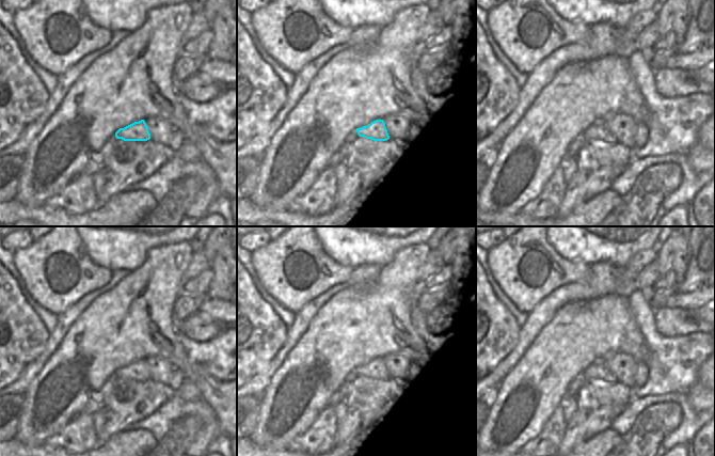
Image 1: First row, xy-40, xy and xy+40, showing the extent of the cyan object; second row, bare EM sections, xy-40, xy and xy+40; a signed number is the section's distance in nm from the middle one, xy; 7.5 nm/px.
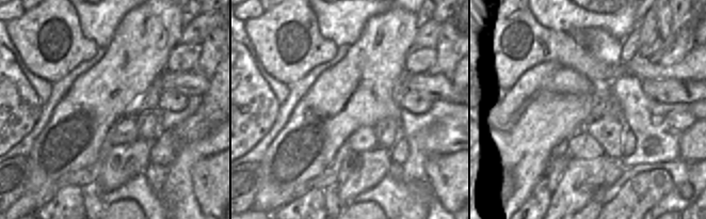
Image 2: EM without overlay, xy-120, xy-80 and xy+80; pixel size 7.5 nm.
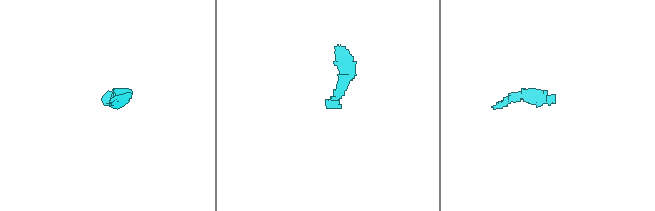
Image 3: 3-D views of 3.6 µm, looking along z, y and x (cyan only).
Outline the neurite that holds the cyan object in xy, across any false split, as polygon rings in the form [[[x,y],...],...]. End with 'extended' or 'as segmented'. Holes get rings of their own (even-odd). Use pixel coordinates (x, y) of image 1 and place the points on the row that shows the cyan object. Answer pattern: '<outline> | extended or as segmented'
[[[376,120],[367,126],[356,128],[351,135],[349,135],[349,137],[346,140],[346,143],[352,143],[359,137],[364,137],[366,139],[371,139],[374,141],[386,141],[390,139],[383,120]]] | extended

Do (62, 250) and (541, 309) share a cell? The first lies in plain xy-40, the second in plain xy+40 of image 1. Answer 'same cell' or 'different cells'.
different cells

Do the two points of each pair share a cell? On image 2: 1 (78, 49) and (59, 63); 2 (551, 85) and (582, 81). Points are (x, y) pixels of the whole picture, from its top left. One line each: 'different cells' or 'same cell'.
1: same cell
2: same cell

